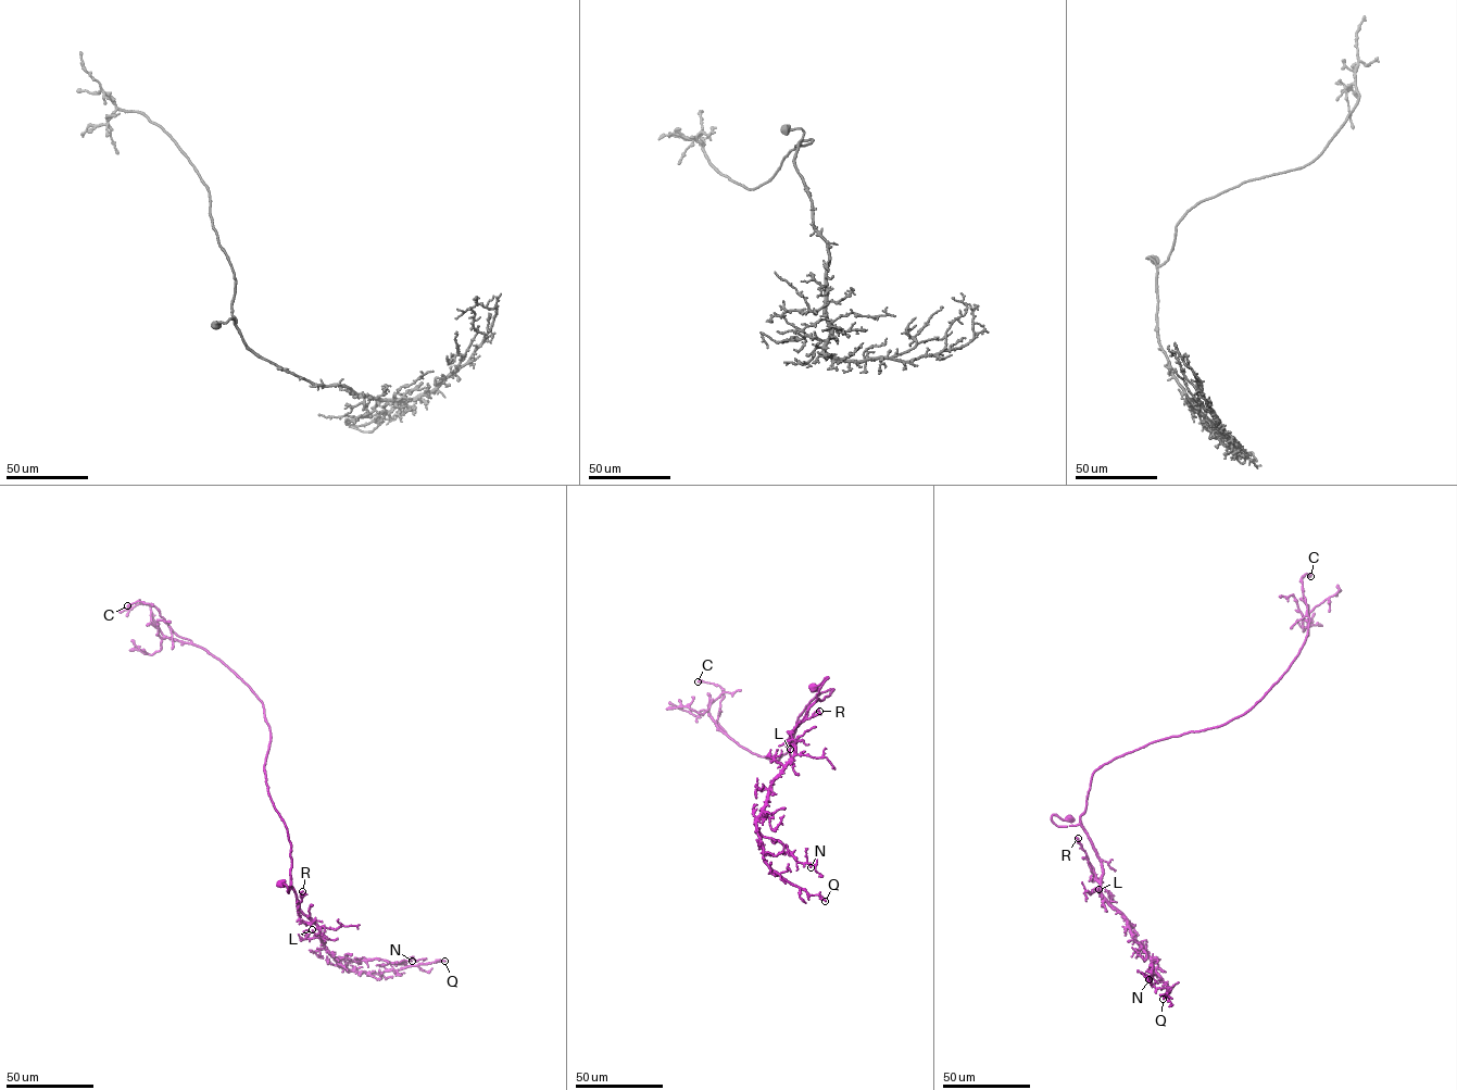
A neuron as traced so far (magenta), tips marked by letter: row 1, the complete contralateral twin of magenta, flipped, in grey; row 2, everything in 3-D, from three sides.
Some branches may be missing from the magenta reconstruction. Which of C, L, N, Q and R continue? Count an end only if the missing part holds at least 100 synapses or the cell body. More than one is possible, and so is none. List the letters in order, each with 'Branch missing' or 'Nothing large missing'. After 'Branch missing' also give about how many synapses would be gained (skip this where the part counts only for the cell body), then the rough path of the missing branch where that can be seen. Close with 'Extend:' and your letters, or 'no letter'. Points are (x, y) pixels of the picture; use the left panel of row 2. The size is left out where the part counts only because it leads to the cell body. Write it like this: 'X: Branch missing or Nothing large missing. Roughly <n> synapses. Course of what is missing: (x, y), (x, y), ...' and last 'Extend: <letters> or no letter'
C: Nothing large missing
L: Nothing large missing
N: Nothing large missing
Q: Nothing large missing
R: Nothing large missing
Extend: no letter

